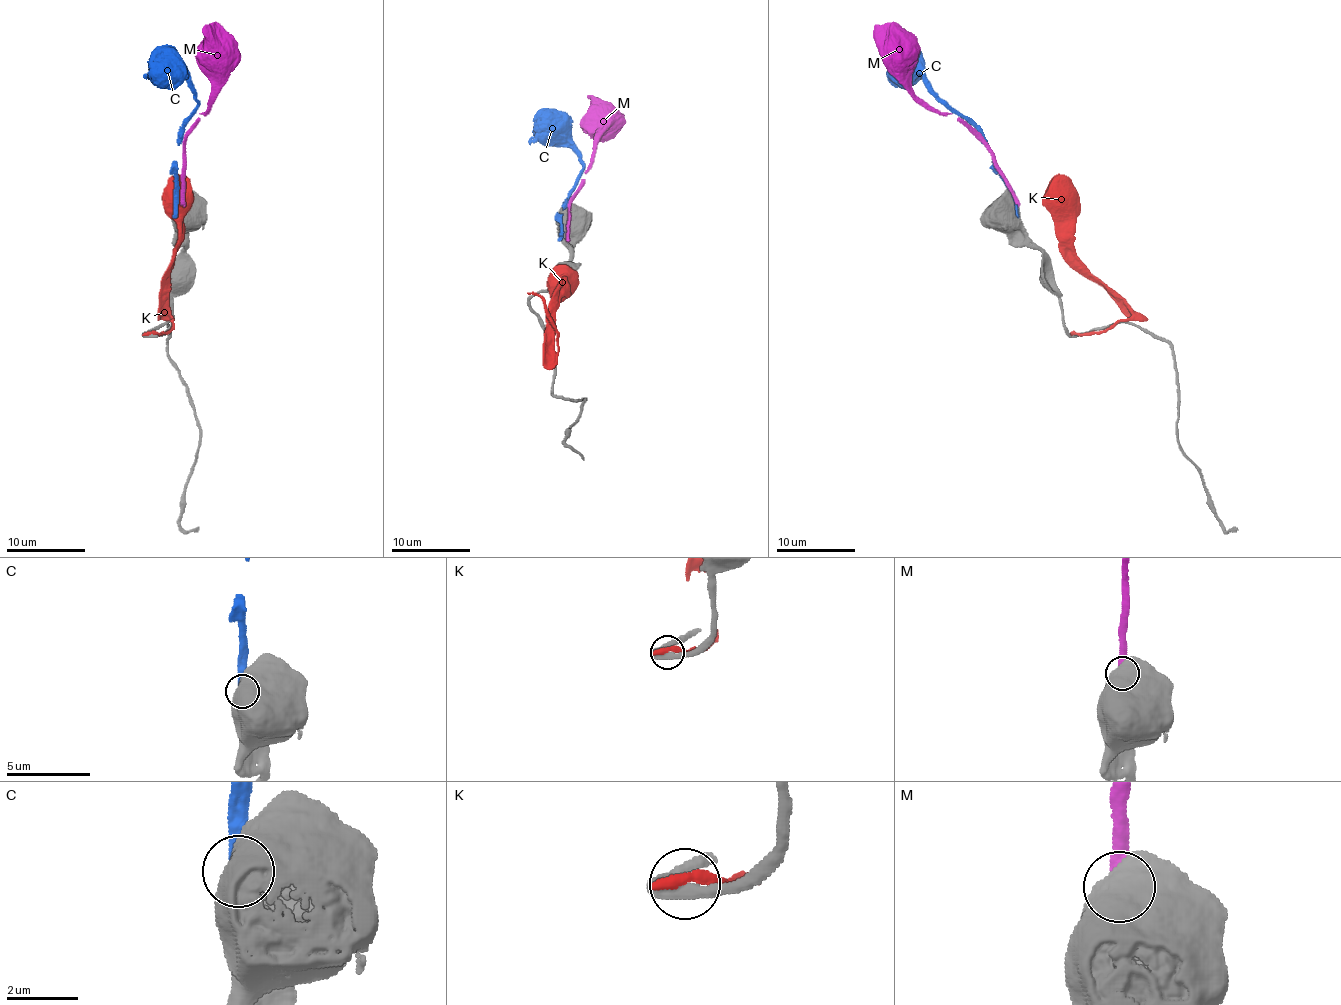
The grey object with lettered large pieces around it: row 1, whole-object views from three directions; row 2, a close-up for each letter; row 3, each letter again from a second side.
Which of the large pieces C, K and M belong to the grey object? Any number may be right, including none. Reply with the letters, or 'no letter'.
no letter

